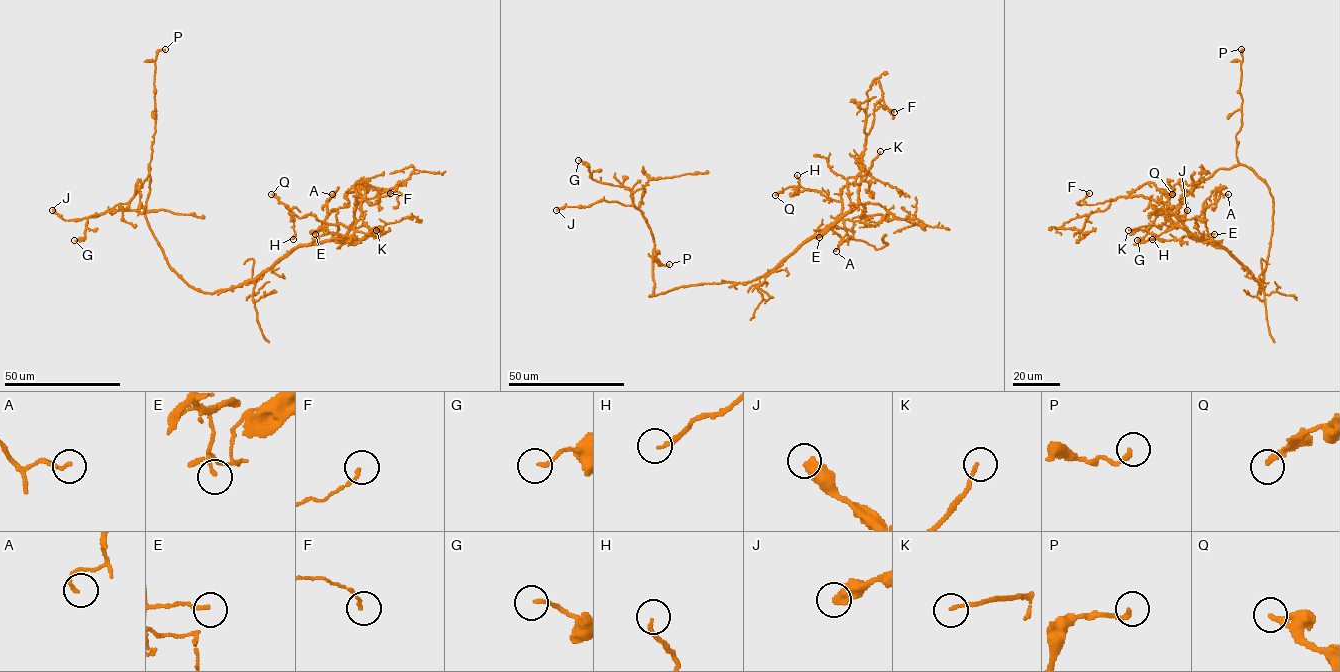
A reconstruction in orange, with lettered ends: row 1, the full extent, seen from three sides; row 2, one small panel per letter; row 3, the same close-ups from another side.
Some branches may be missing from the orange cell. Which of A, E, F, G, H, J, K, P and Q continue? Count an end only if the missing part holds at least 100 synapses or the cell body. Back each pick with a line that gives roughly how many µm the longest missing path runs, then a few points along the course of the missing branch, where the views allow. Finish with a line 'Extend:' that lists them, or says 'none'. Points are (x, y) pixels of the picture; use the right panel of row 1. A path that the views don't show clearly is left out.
Extend: none

